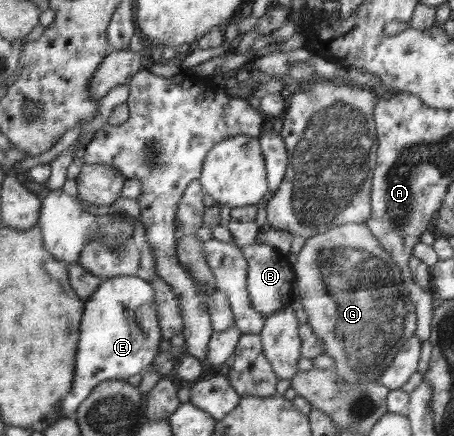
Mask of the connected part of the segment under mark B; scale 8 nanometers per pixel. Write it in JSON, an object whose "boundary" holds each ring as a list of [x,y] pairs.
{"boundary":[[[254,242],[239,249],[248,263],[246,288],[252,308],[268,316],[289,306],[292,301],[293,269],[291,269],[291,263],[287,263],[287,253],[281,255],[277,248],[261,242]]]}

